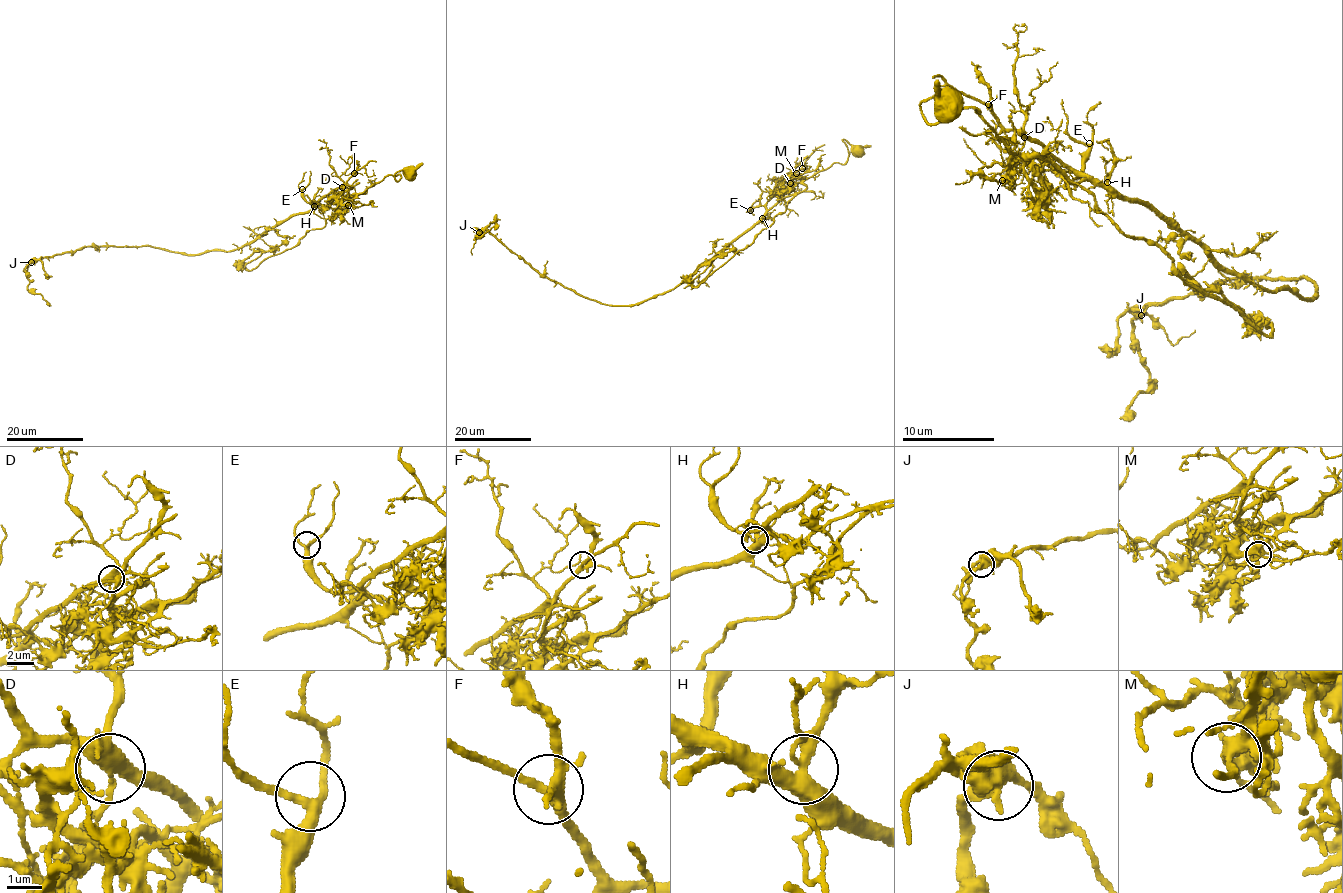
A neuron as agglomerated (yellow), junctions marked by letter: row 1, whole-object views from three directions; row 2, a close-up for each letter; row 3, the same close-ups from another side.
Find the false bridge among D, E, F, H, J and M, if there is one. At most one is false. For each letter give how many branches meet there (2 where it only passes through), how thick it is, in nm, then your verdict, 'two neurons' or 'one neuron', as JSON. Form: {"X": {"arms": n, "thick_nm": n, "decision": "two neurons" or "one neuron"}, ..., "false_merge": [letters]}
{"D": {"arms": 3, "thick_nm": 420, "decision": "two neurons"}, "E": {"arms": 3, "thick_nm": 280, "decision": "one neuron"}, "F": {"arms": 4, "thick_nm": 260, "decision": "one neuron"}, "H": {"arms": 4, "thick_nm": 440, "decision": "one neuron"}, "J": {"arms": 4, "thick_nm": 440, "decision": "one neuron"}, "M": {"arms": 5, "thick_nm": 340, "decision": "one neuron"}, "false_merge": ["D"]}

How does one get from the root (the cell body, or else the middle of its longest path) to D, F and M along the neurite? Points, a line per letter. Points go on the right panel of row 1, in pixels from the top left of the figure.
D: (947, 100), (928, 98), (921, 116), (940, 123), (974, 107), (1027, 159), (1020, 153), (1025, 137)
F: (947, 100), (928, 98), (921, 116), (940, 123), (974, 107), (1011, 150), (1008, 164), (988, 104)
M: (947, 100), (942, 104), (928, 98), (921, 116), (940, 123), (974, 107), (1011, 150), (1008, 173), (1002, 180)

